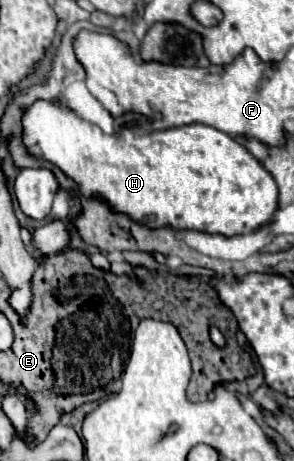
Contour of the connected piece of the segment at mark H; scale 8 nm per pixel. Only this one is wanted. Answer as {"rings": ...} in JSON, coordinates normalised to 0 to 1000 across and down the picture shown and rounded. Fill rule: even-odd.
{"rings":[[[122,217],[75,234],[75,312],[109,343],[163,347],[197,360],[259,395],[286,430],[327,421],[327,430],[354,430],[381,456],[408,456],[408,464],[435,464],[435,473],[490,482],[503,495],[578,490],[605,499],[803,512],[898,490],[946,456],[946,403],[932,386],[823,312],[721,273],[639,269],[476,286],[463,269],[429,269],[388,291],[354,291],[340,273],[272,256],[252,239],[170,217]]]}

